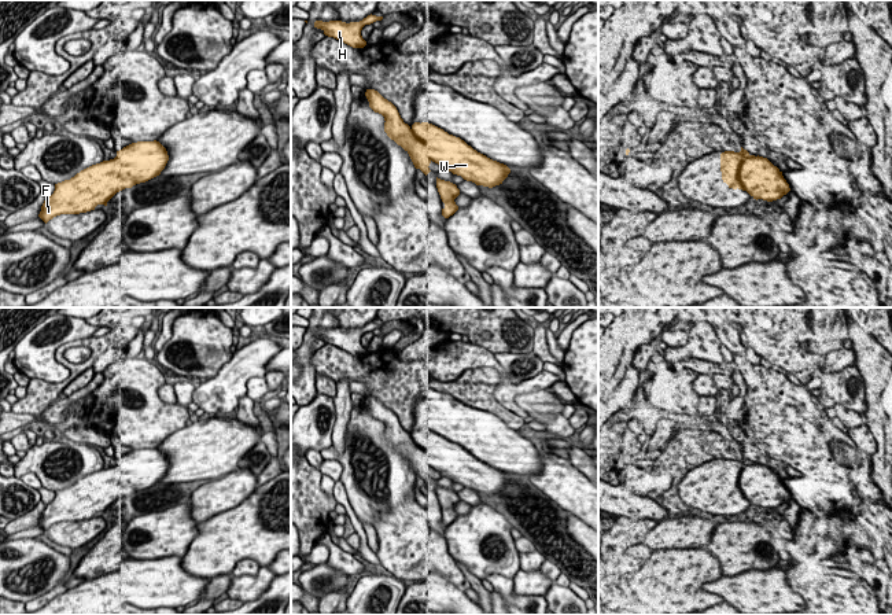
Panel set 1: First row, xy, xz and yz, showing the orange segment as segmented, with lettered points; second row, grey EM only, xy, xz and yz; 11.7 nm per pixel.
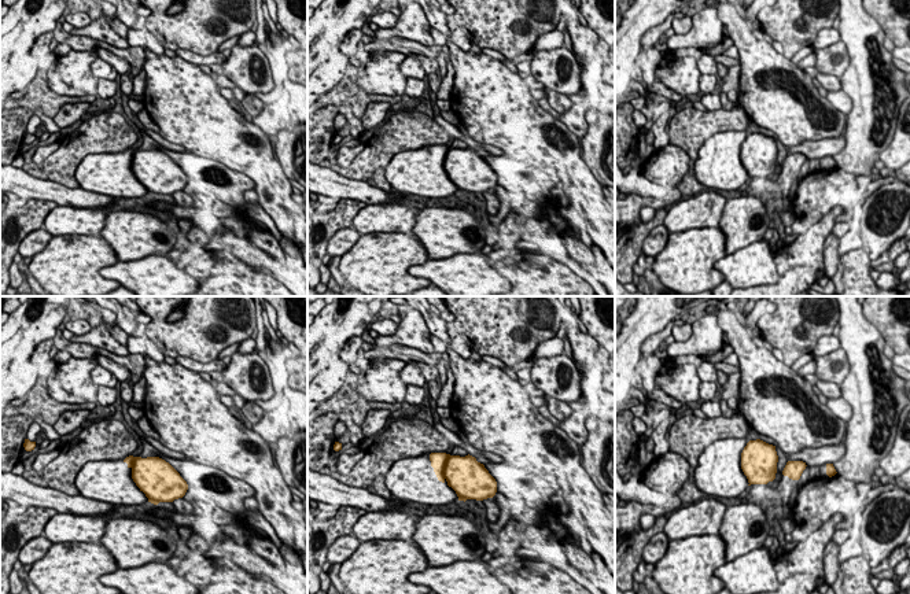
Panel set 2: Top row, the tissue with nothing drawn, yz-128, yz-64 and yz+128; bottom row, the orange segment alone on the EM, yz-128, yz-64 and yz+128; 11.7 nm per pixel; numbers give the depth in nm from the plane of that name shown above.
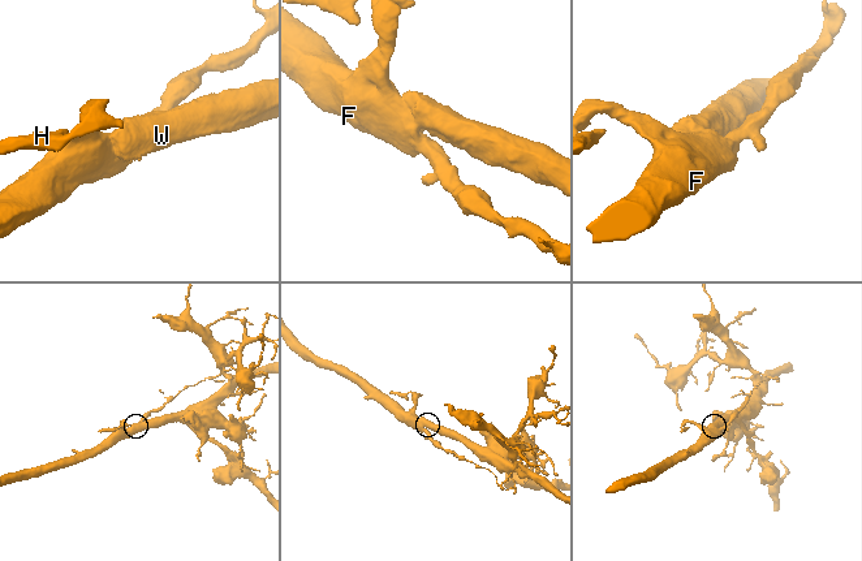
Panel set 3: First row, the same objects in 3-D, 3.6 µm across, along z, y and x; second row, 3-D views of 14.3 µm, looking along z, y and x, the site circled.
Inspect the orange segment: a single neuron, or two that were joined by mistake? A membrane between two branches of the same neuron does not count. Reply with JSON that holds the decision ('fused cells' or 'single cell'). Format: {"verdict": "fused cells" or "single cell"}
{"verdict": "single cell"}

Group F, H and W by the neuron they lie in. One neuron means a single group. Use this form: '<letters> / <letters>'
F H W

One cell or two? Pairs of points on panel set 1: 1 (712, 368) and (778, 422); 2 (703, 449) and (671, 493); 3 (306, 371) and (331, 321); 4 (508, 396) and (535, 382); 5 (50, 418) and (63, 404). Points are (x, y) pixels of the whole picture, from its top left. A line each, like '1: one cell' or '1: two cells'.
1: two cells
2: one cell
3: one cell
4: one cell
5: one cell

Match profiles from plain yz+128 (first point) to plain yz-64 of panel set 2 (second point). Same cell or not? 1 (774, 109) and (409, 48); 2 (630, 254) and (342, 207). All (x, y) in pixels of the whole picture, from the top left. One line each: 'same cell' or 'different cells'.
1: different cells
2: same cell

